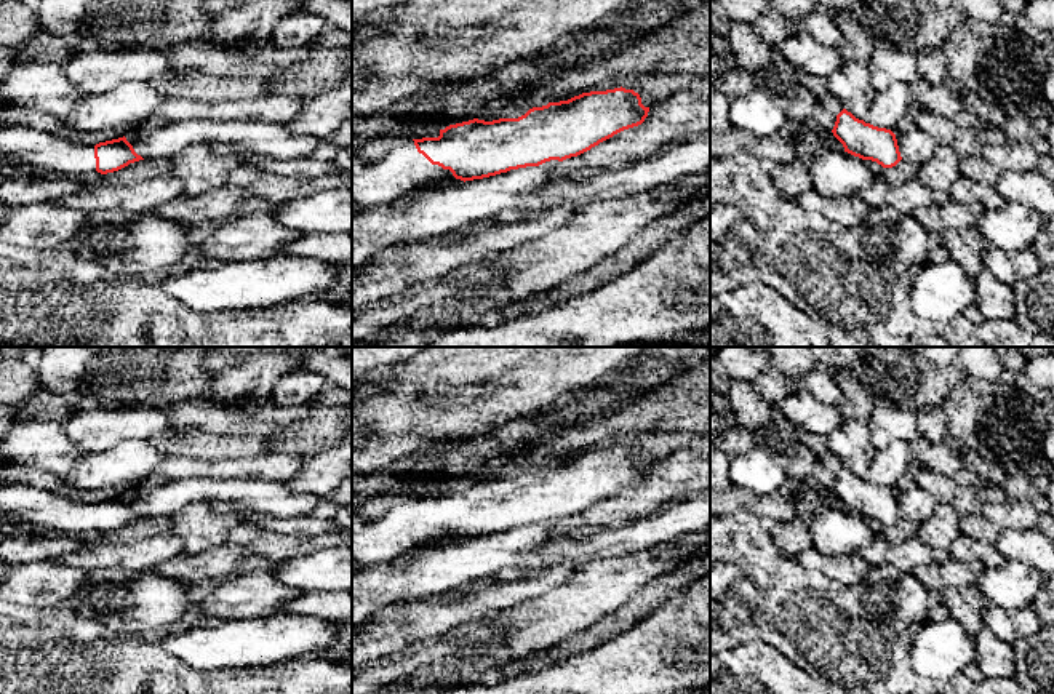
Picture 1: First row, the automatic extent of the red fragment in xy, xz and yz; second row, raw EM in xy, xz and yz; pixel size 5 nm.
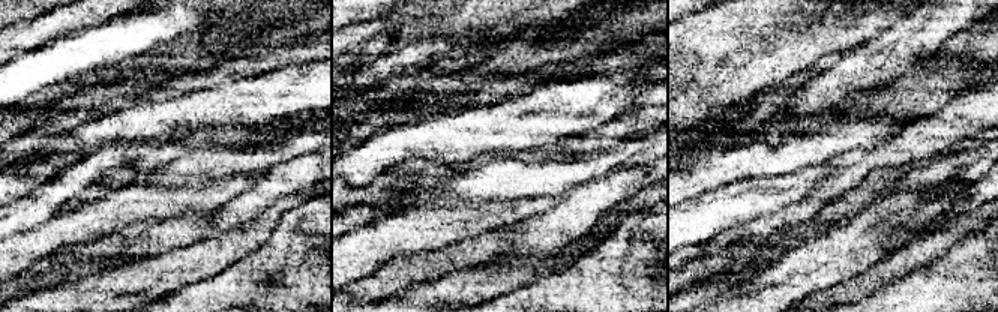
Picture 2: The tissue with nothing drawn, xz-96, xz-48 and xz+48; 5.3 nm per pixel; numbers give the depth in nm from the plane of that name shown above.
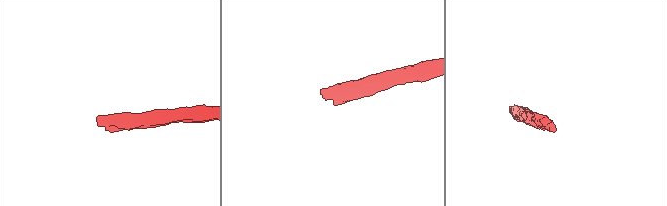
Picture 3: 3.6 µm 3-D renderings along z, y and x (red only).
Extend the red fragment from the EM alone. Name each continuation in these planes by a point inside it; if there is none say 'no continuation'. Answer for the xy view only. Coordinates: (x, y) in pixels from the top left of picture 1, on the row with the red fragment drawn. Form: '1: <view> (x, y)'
1: xy (40, 152)

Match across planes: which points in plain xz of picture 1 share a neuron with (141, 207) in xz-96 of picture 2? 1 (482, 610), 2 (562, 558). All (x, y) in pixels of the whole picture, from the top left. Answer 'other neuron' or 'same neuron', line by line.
1: same neuron
2: other neuron

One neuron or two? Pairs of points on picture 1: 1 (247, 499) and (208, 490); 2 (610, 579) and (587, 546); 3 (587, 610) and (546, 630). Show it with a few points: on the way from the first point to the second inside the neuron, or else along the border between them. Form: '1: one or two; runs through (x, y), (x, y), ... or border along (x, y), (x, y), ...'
1: one; runs through (237, 490), (218, 490)
2: two; border along (634, 552), (592, 560), (578, 570)
3: one; runs through (578, 610), (566, 610), (555, 621)

